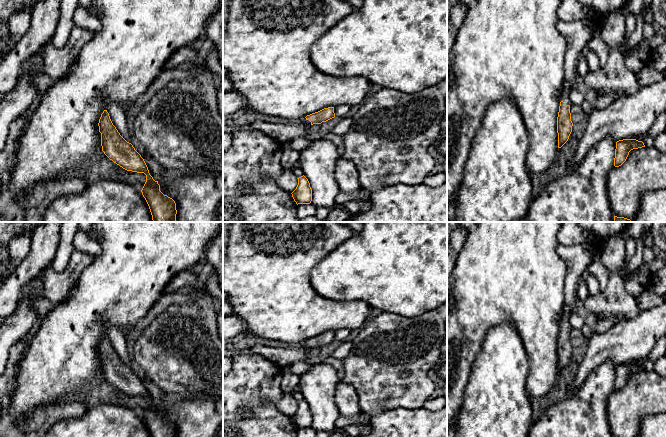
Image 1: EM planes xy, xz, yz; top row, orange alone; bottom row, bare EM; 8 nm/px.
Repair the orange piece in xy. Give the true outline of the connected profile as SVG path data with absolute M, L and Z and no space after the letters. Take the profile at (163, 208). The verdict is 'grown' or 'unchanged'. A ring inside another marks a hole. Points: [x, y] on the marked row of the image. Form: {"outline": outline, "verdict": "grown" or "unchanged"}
{"outline": "M107 110L101 114L98 126L104 154L125 170L146 175L141 192L149 206L153 222L176 222L175 201L160 191L160 185L150 175L144 159L133 145L120 135Z", "verdict": "unchanged"}

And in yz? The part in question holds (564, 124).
{"outline": "M574 84L563 89L559 112L557 117L558 148L561 148L569 139L573 123L571 121L570 107L573 103L570 100L570 92Z", "verdict": "grown"}

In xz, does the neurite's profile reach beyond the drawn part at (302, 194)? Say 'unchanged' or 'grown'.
unchanged

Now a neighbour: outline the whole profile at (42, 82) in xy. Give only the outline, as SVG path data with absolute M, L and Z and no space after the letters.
M34 72L31 74L31 78L40 96L43 95L53 84L51 77L45 73Z

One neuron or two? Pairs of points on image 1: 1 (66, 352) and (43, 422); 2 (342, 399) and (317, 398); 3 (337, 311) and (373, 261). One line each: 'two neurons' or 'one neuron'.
1: two neurons
2: two neurons
3: two neurons

